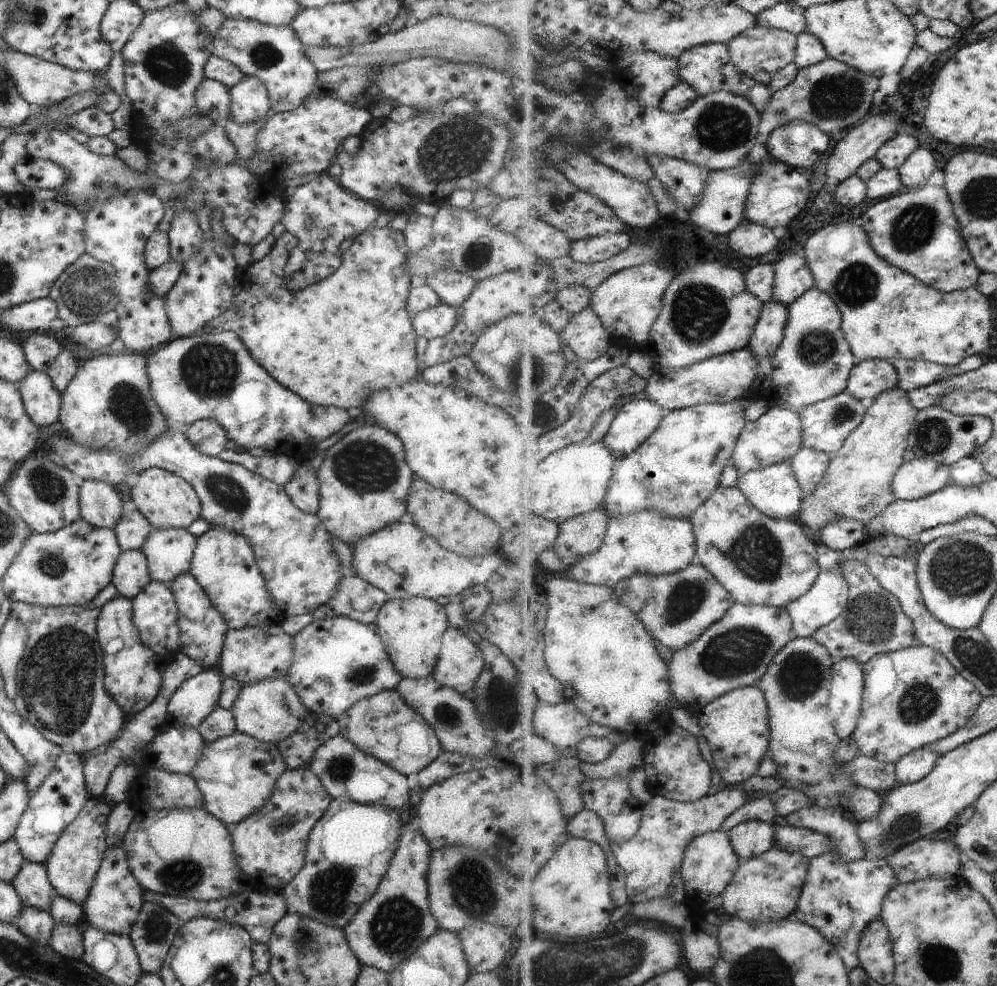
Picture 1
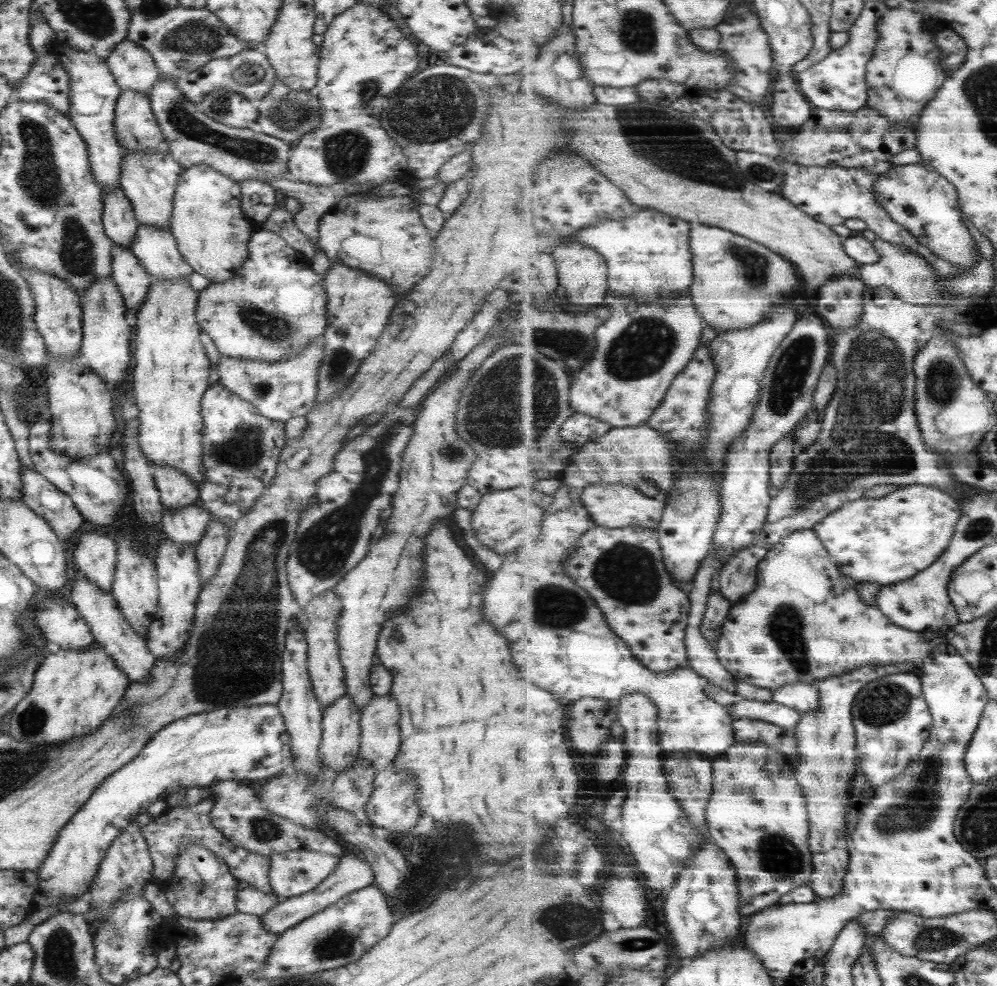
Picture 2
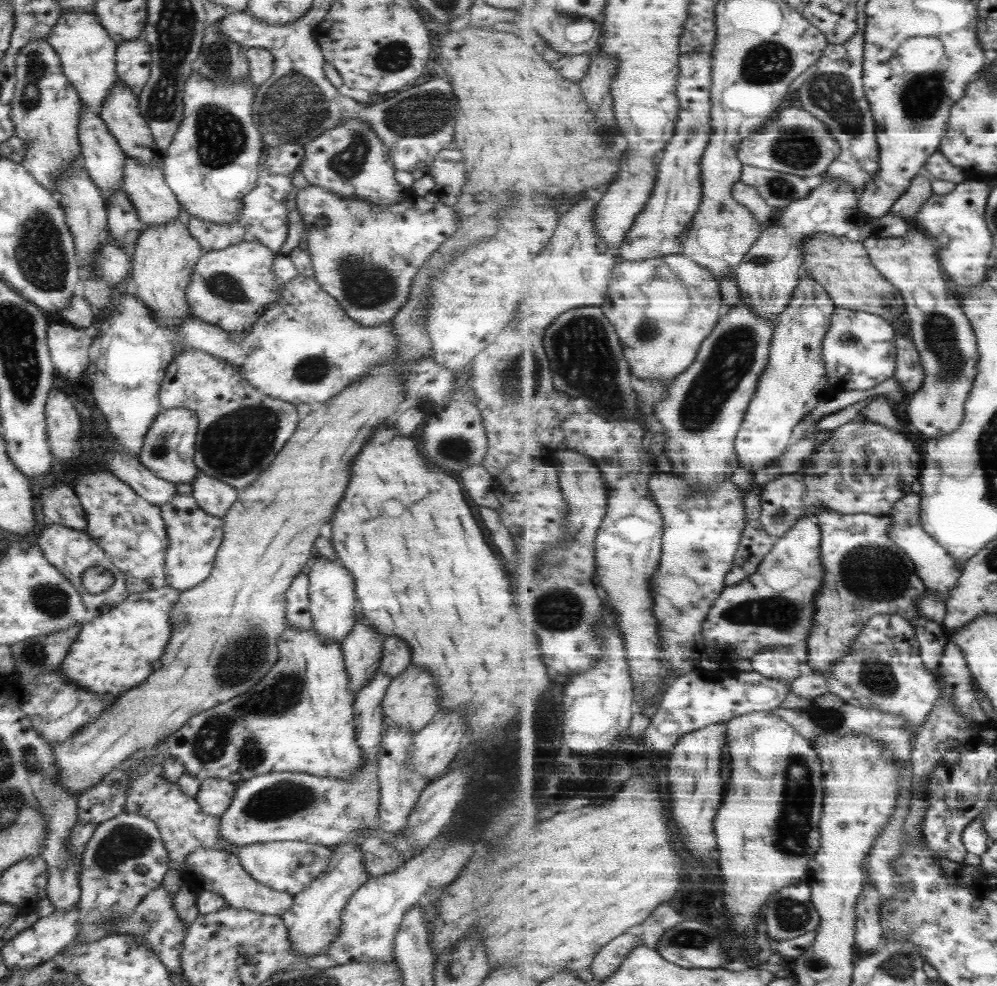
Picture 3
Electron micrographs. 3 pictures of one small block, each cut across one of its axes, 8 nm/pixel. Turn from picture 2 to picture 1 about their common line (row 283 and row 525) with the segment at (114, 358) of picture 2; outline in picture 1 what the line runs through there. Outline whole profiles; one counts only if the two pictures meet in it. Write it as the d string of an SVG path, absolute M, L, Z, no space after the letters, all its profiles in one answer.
M84 481L78 487L80 518L94 528L113 529L119 521L122 502L114 488L98 481Z

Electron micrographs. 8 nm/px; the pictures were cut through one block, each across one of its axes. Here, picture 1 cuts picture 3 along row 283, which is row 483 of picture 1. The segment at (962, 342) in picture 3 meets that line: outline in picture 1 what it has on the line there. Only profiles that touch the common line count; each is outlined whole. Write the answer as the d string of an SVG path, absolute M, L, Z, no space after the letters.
M926 459L905 462L895 474L893 492L897 499L920 500L953 484L950 468Z

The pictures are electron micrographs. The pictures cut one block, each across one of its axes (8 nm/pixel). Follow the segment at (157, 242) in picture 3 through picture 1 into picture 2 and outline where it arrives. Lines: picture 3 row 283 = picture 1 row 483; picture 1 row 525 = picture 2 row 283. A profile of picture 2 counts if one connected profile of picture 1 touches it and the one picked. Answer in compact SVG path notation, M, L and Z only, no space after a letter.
M187 278L176 280L154 280L151 281L139 304L135 319L135 340L133 340L133 366L131 391L135 396L134 402L139 409L139 432L137 432L137 443L139 451L149 459L152 466L171 465L179 471L183 471L193 485L201 487L201 425L203 418L199 414L199 402L203 392L207 389L207 378L209 378L209 359L199 341L200 327L194 318L194 309L198 292L195 292Z

